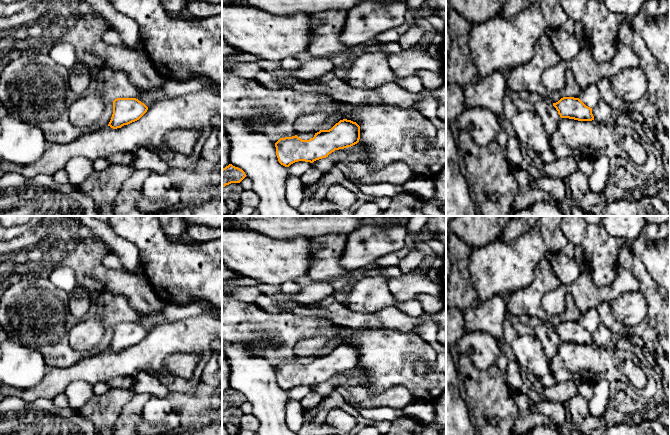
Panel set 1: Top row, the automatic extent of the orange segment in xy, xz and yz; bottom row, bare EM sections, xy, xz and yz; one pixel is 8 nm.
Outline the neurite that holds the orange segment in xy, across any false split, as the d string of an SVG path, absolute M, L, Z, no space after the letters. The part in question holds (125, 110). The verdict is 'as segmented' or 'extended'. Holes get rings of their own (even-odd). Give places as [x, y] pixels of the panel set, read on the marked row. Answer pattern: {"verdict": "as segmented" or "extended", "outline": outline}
{"verdict": "as segmented", "outline": "M117 98L113 101L113 114L108 126L121 128L139 120L147 110L148 107L136 98Z"}

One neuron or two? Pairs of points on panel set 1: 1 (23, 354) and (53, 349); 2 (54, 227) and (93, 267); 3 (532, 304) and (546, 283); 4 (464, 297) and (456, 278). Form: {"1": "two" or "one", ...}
{"1": "two", "2": "one", "3": "one", "4": "one"}

